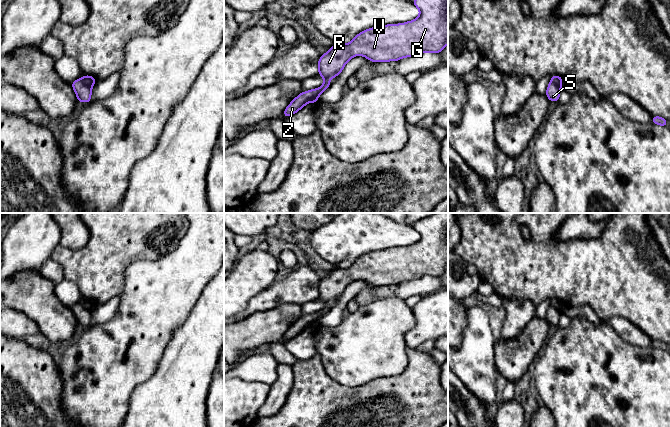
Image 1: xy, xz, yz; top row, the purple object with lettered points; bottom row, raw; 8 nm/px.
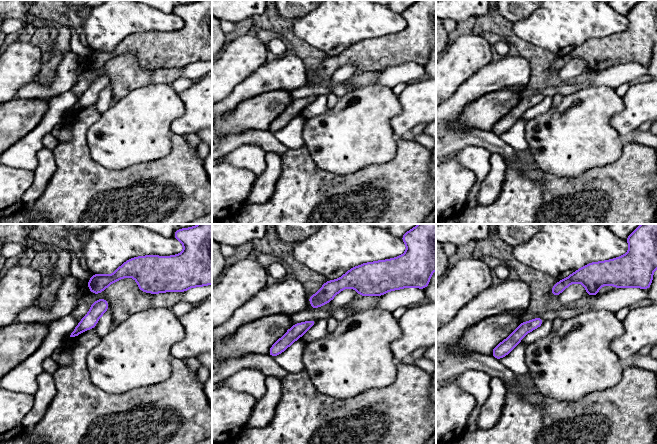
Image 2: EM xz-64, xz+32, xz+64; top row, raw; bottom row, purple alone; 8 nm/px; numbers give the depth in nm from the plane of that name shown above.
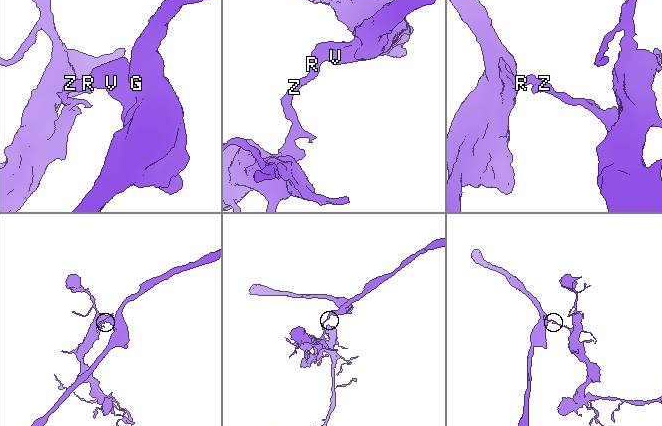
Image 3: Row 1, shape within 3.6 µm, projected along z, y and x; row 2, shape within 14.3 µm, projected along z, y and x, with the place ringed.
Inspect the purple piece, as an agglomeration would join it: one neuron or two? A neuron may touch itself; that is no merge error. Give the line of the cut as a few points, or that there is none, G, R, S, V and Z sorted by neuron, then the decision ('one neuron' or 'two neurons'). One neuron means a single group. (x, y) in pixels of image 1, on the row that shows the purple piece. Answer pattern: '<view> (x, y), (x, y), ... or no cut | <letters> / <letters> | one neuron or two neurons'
xz (318, 88), (318, 92), (308, 101) | G R V / S Z | two neurons

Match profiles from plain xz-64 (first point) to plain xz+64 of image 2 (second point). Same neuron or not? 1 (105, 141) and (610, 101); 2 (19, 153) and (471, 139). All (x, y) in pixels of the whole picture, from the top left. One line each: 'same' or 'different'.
1: same
2: different

